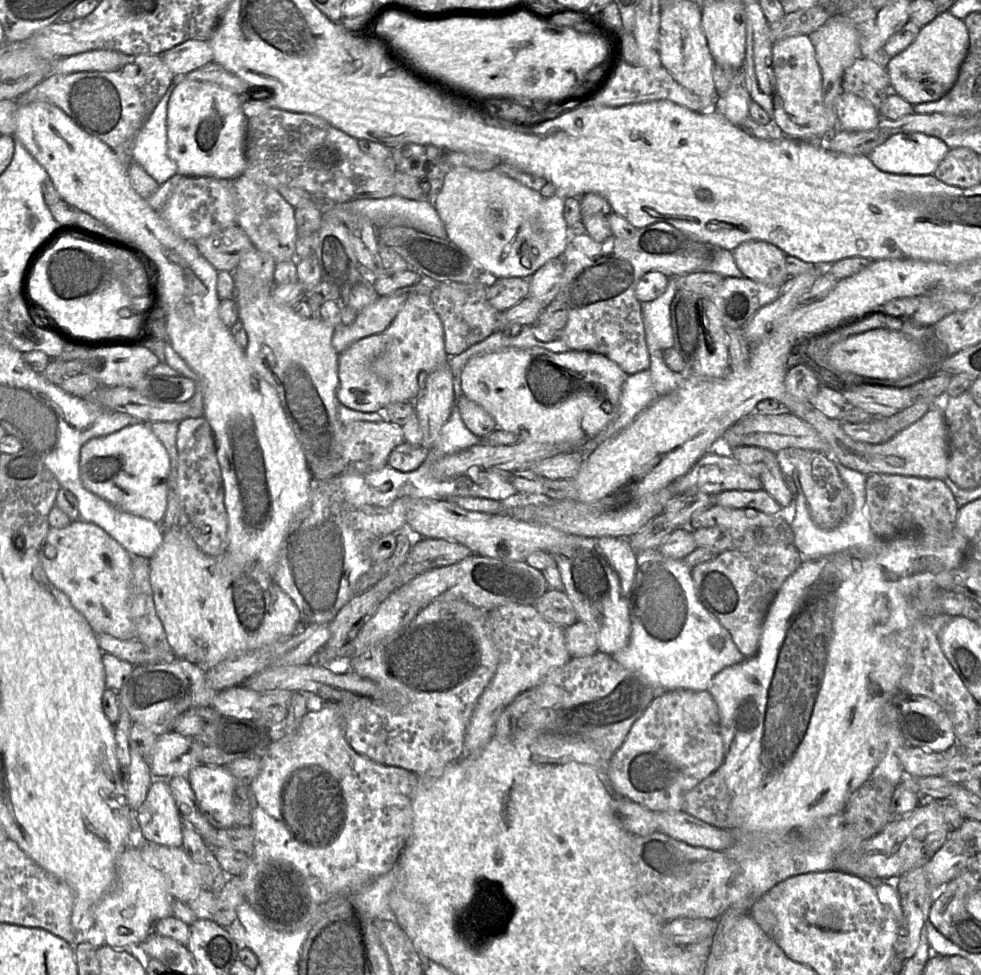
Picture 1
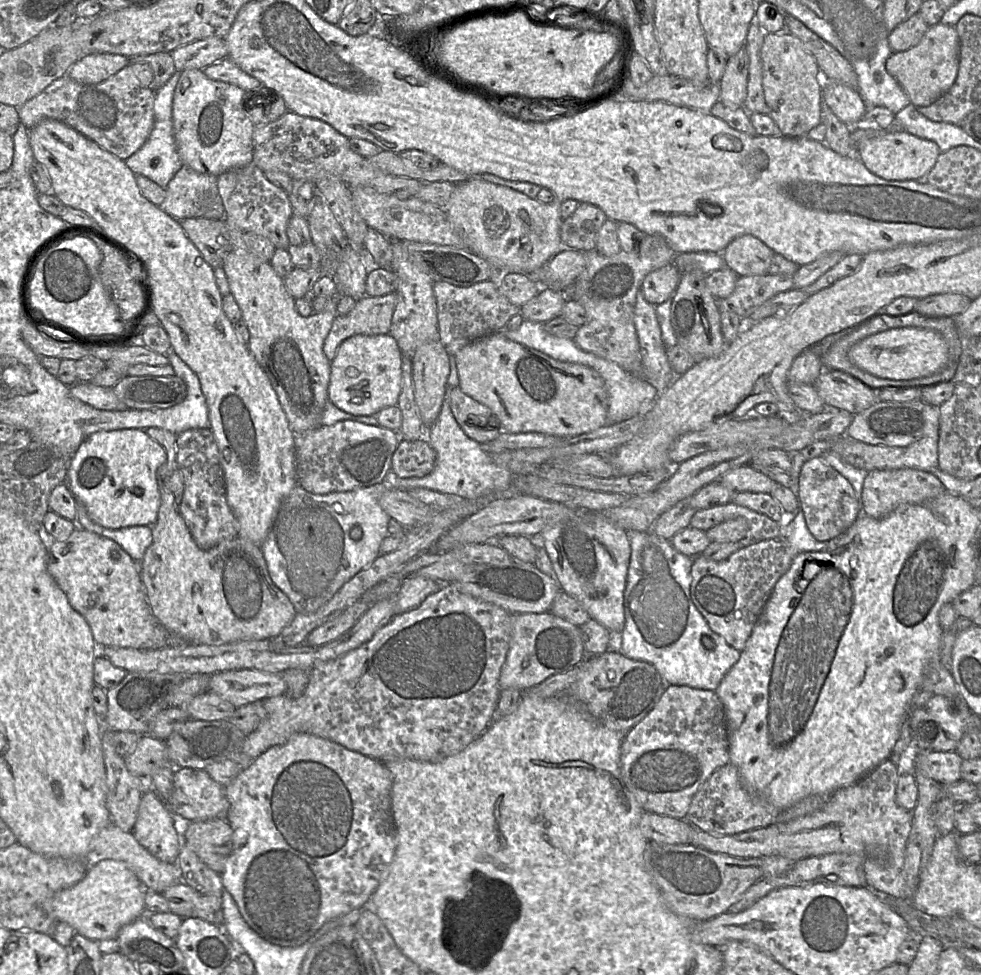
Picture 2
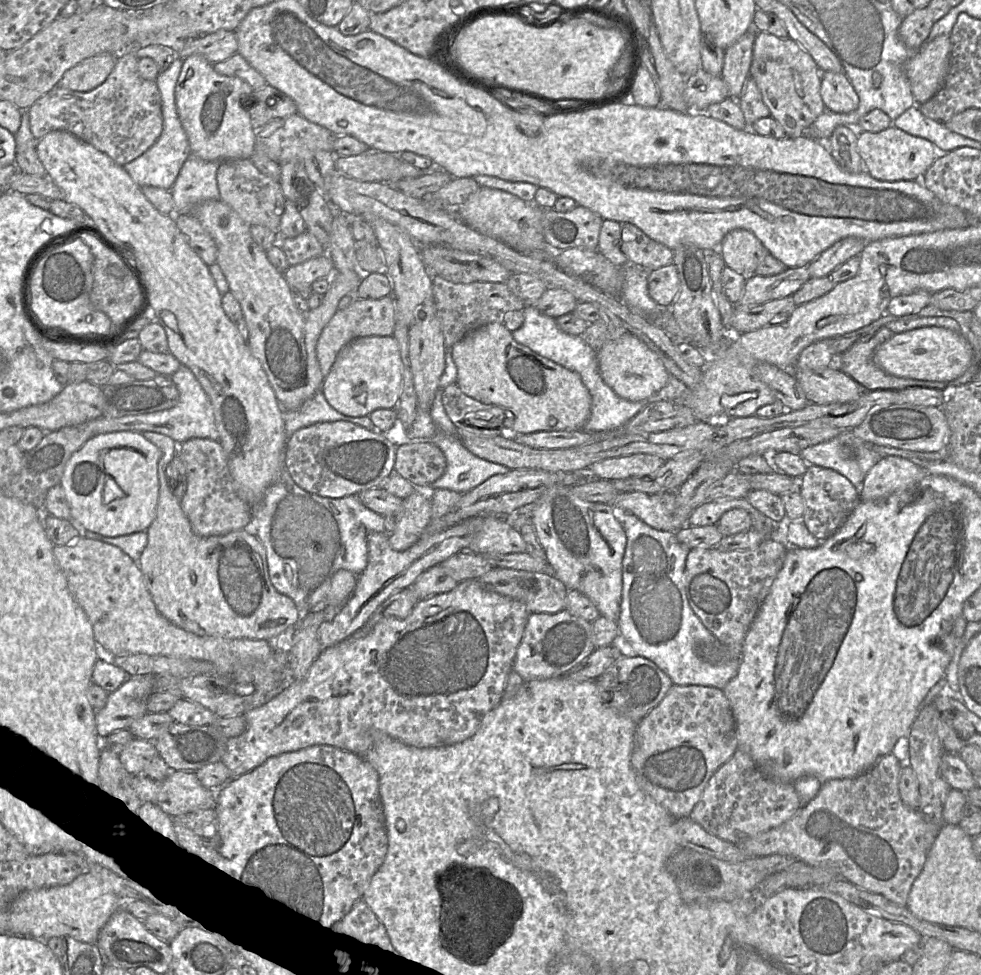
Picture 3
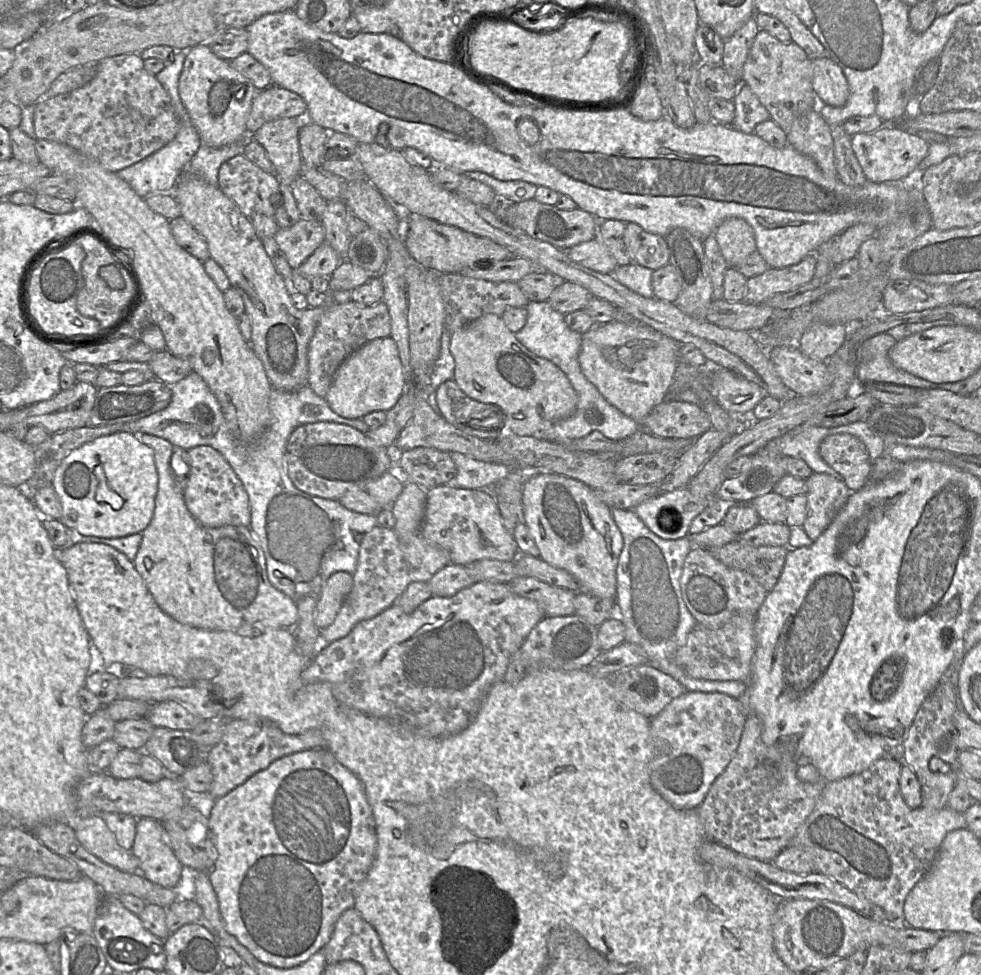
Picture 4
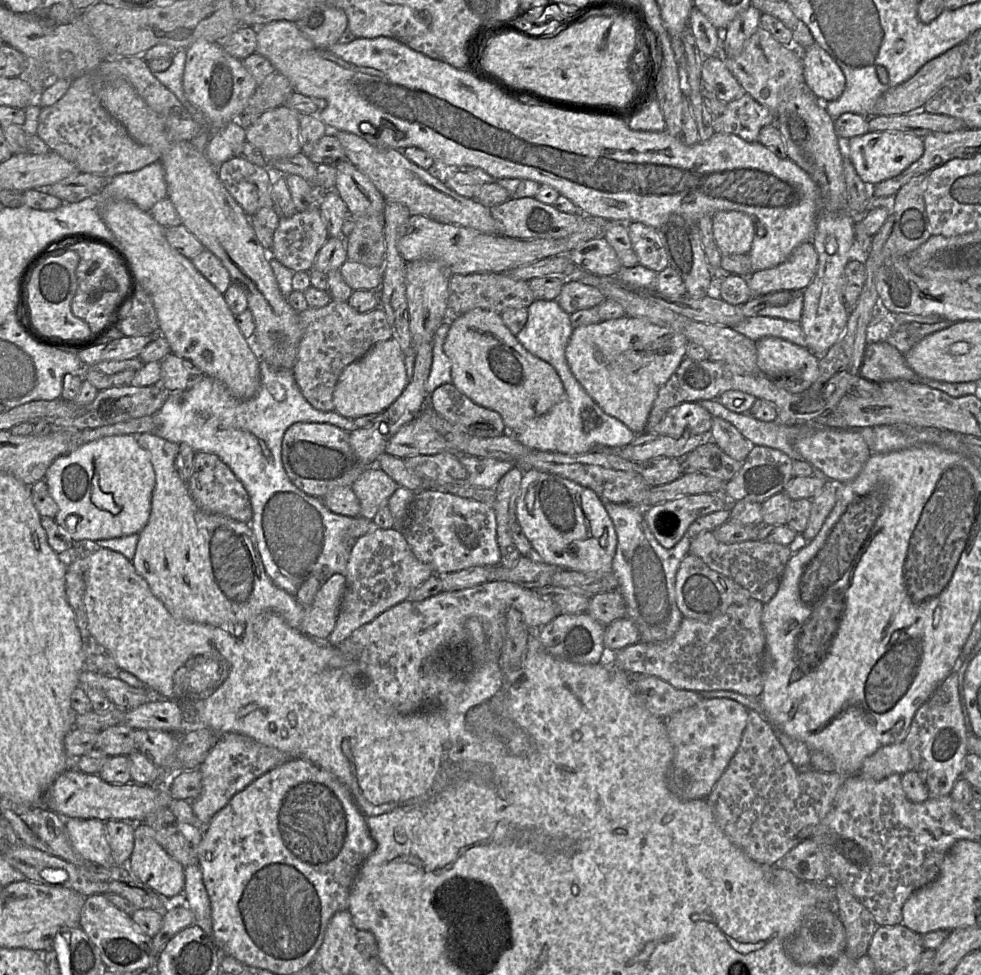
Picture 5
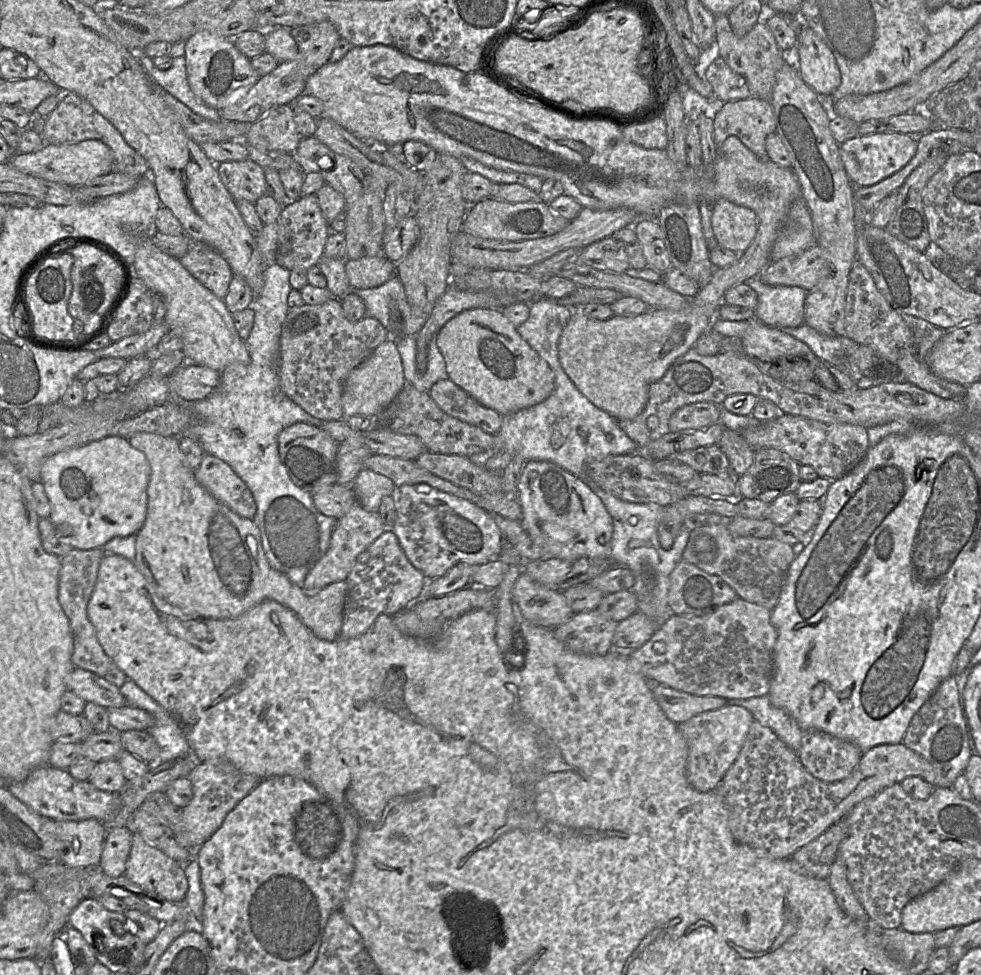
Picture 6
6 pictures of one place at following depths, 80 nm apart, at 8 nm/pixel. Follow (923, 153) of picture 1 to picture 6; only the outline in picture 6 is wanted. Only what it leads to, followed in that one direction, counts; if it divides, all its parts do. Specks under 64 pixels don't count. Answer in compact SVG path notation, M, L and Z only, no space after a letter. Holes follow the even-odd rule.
M899 132L857 135L840 144L840 156L854 187L872 186L902 169L917 150L917 138Z

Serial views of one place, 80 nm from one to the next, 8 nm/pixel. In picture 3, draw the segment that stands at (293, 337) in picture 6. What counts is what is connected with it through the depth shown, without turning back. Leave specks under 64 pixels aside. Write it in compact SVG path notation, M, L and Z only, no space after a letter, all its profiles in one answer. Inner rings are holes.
M391 295L380 299L356 298L347 308L338 309L323 328L317 344L316 356L321 373L328 375L339 351L356 338L368 336L391 336L395 327L395 302Z

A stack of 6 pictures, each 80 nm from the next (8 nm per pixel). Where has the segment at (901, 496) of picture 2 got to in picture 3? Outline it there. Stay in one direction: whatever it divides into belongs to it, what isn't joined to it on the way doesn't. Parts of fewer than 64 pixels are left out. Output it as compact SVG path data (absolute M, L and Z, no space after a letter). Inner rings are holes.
M884 456L867 473L860 488L861 501L881 502L924 479L926 469L908 459Z

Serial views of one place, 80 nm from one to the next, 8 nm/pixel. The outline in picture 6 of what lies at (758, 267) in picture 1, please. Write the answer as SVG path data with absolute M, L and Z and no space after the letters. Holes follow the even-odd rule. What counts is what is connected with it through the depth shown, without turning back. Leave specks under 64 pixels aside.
M718 198L713 206L711 226L717 244L739 254L753 242L758 218L753 210Z

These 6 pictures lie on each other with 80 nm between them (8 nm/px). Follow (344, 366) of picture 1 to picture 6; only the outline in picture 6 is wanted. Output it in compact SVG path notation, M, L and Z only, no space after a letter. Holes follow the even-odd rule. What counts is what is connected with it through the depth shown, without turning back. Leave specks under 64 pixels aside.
M390 337L348 374L341 398L344 418L351 416L376 418L397 397L406 383L396 339Z

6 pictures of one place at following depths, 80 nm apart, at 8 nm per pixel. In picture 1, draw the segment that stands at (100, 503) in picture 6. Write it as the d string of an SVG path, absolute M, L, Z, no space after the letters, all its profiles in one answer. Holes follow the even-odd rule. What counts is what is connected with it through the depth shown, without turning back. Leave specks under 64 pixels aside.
M145 422L87 441L80 450L80 478L90 492L122 511L161 523L168 500L170 458Z

